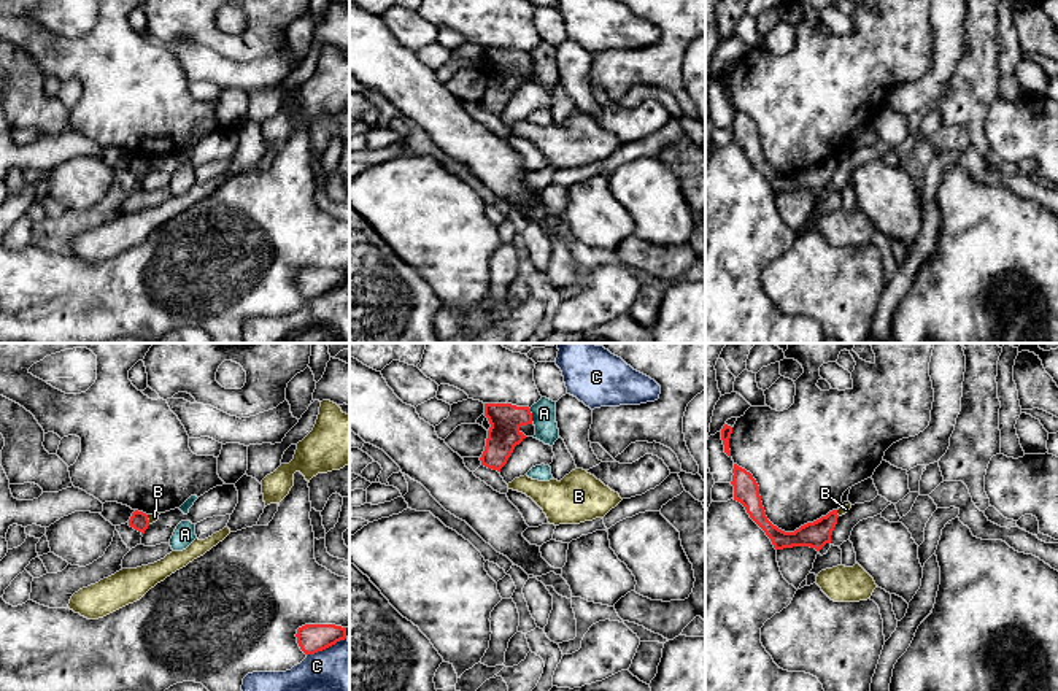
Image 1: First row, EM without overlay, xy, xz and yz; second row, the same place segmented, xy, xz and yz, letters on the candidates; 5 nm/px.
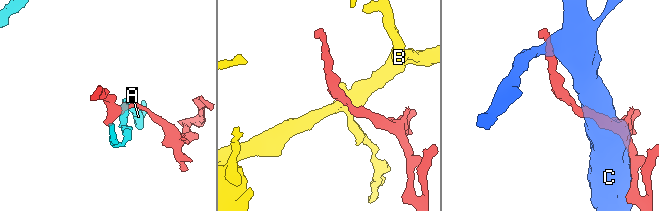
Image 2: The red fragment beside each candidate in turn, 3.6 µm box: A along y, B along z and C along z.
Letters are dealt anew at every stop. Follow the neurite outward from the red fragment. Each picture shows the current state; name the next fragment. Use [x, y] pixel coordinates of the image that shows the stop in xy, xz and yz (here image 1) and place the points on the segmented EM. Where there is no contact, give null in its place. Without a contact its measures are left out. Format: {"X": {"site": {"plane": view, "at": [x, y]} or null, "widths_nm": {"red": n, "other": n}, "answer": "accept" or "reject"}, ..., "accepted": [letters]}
{"A": {"site": {"plane": "xz", "at": [531, 415]}, "widths_nm": {"red": 160, "other": 130}, "answer": "reject"}, "B": {"site": {"plane": "xy", "at": [148, 520]}, "widths_nm": {"red": 90, "other": 50}, "answer": "reject"}, "C": {"site": {"plane": "xy", "at": [326, 647]}, "widths_nm": {"red": 140, "other": 260}, "answer": "reject"}, "accepted": []}

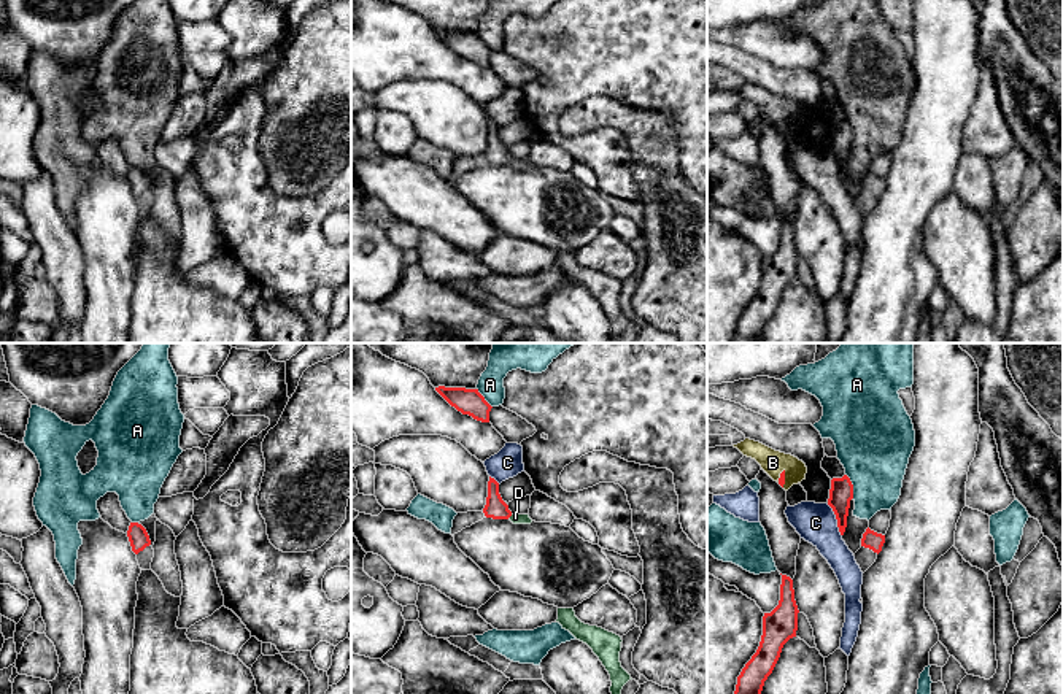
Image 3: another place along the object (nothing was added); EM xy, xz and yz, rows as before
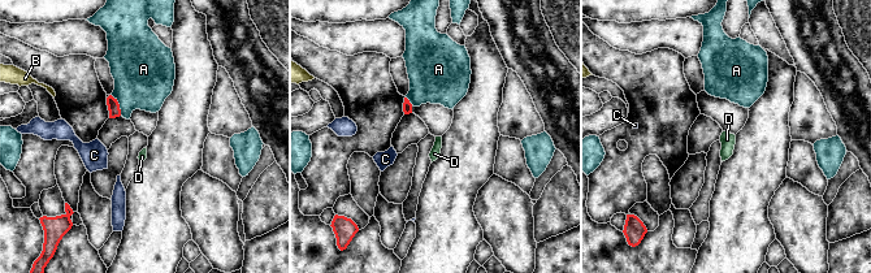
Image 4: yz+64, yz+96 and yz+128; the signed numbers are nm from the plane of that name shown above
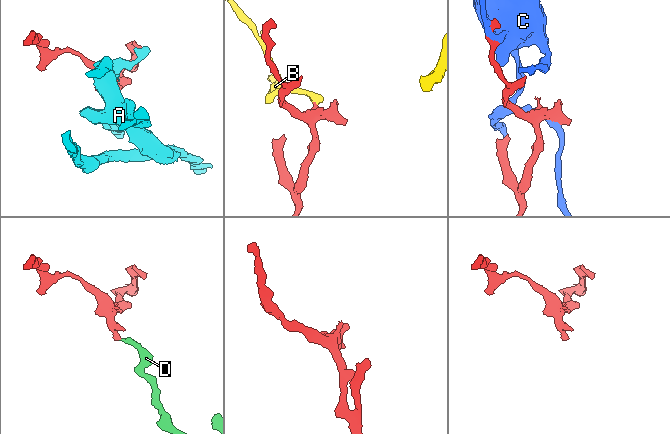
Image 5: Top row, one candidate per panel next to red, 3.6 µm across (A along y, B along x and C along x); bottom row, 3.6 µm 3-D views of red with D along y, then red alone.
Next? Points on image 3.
{"A": {"site": {"plane": "yz", "at": [852, 486]}, "widths_nm": {"red": 120, "other": 380}, "answer": "reject"}, "B": {"site": {"plane": "yz", "at": [784, 478]}, "widths_nm": {"red": 30, "other": 120}, "answer": "accept"}, "C": {"site": {"plane": "yz", "at": [836, 518]}, "widths_nm": {"red": 120, "other": 200}, "answer": "reject"}, "D": {"site": {"plane": "xz", "at": [509, 516]}, "widths_nm": {"red": 110, "other": 60}, "answer": "reject"}, "accepted": ["B"]}

